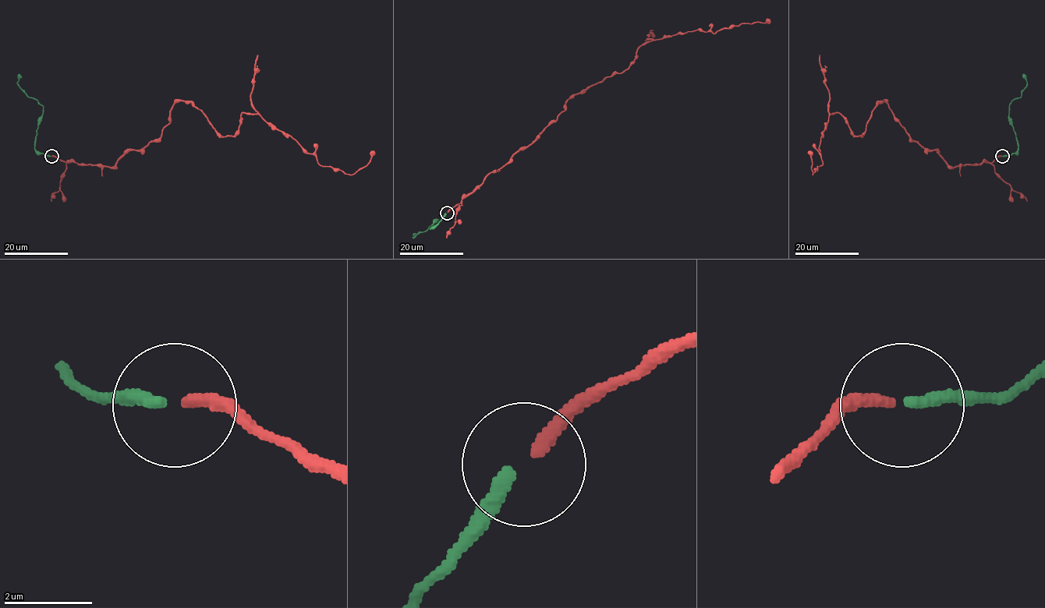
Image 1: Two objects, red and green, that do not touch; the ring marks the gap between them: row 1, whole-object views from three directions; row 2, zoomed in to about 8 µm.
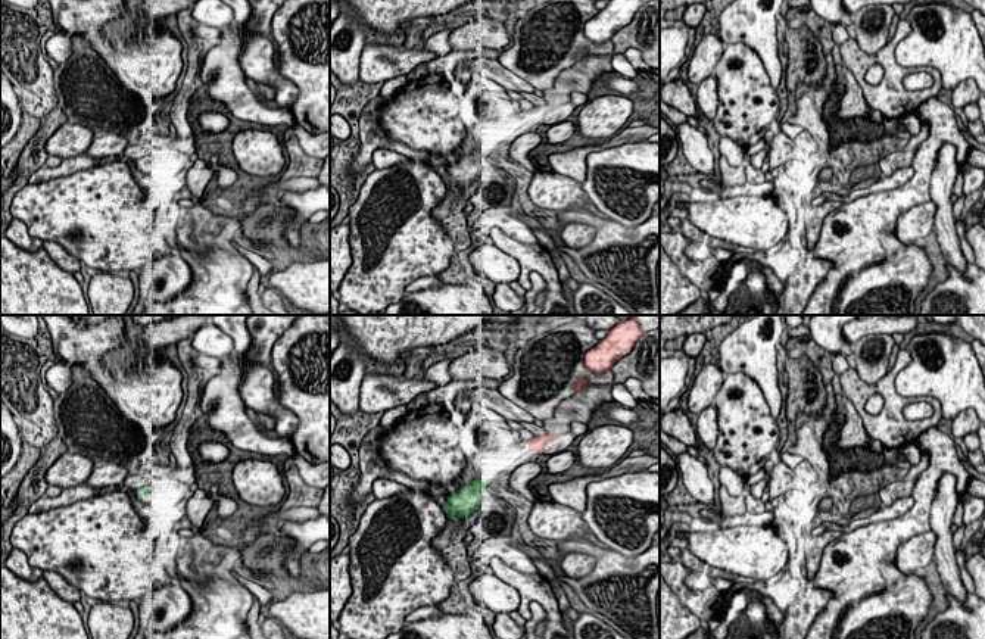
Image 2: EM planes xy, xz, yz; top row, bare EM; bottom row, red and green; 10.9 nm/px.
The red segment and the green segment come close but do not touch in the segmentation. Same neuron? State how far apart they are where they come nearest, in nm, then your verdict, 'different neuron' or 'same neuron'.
550 nm | same neuron

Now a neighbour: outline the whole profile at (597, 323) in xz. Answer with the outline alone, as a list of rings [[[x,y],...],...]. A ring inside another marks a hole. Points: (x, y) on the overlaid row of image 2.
[[[583,315],[583,318],[587,327],[595,331],[611,330],[620,322],[620,318],[617,315]]]

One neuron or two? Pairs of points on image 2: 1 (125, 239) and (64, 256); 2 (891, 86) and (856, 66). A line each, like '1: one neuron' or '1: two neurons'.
1: two neurons
2: one neuron

